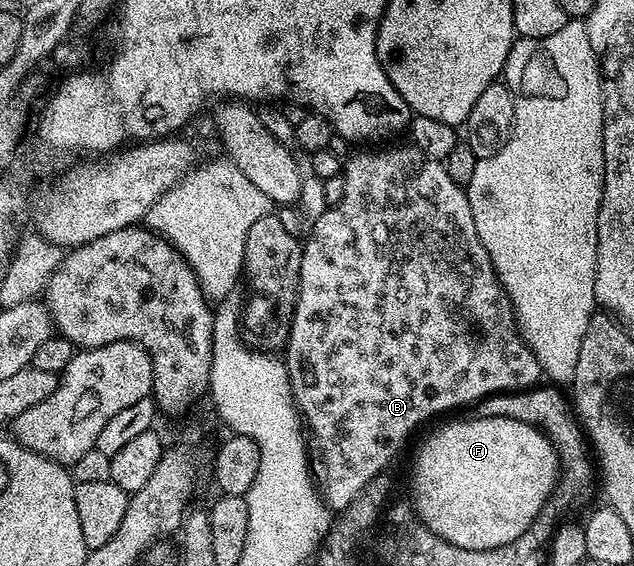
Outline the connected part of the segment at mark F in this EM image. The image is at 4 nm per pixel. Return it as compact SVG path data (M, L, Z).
M476 415L475 420L455 420L452 424L443 424L436 432L431 432L423 440L423 445L415 452L415 465L411 468L411 496L413 501L413 507L416 516L418 516L421 523L425 526L429 526L429 530L433 530L433 534L437 534L441 538L445 538L445 542L453 542L453 546L461 546L461 550L493 550L494 548L500 548L505 546L509 542L513 542L513 538L521 538L521 534L525 534L525 530L529 530L529 526L537 518L537 514L545 506L545 502L550 500L556 487L557 481L561 475L561 457L558 452L555 451L554 444L551 443L549 437L541 431L540 428L535 427L534 424L526 424L525 422L517 422L517 418L505 418L504 416L481 416Z

